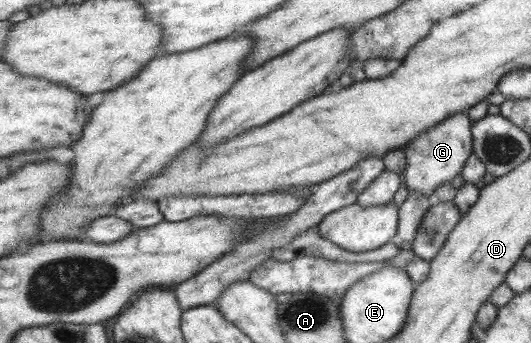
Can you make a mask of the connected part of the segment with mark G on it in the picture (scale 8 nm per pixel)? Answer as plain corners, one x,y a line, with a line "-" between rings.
468,111
453,114
447,119
420,133
404,148
406,155
405,184
409,191
416,191
433,198
434,190
444,183
452,182
461,174
468,157
472,155
472,119

